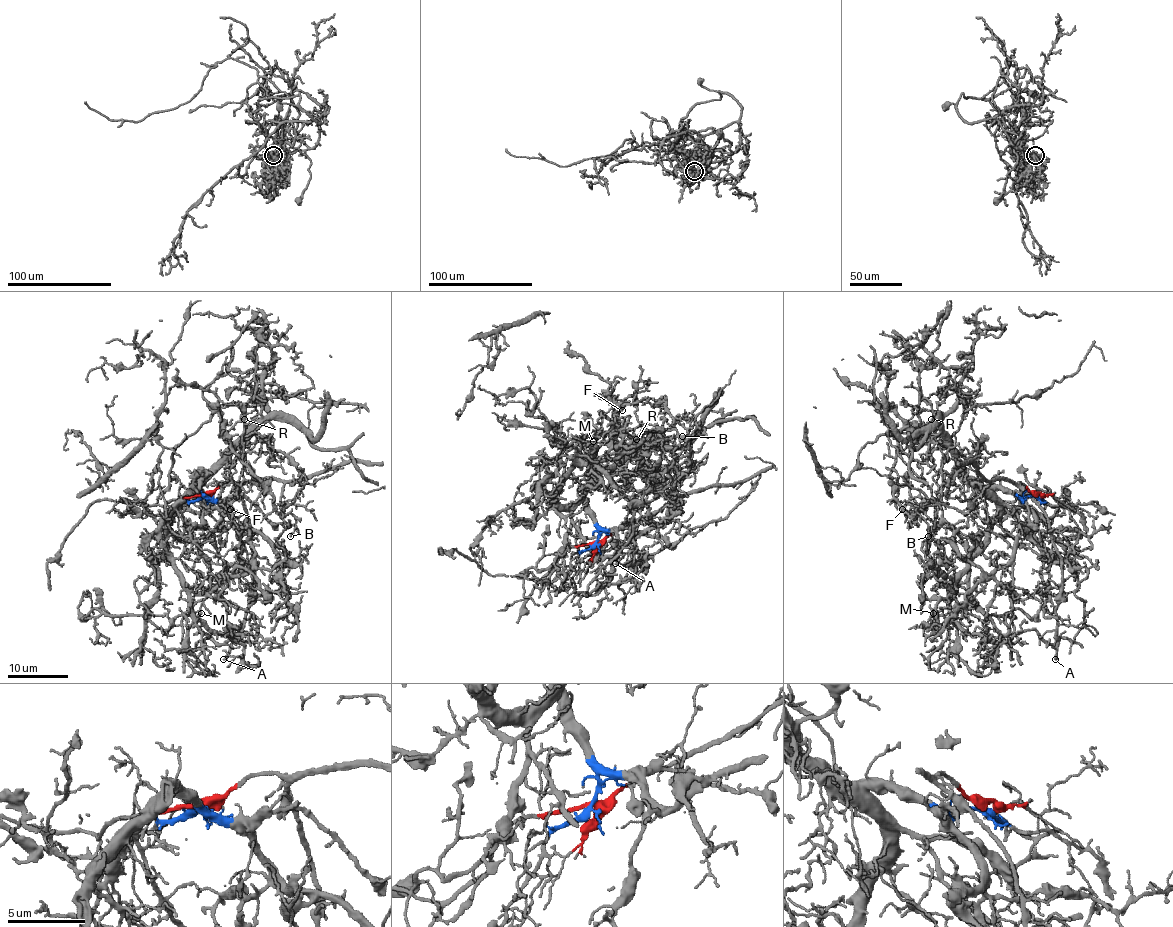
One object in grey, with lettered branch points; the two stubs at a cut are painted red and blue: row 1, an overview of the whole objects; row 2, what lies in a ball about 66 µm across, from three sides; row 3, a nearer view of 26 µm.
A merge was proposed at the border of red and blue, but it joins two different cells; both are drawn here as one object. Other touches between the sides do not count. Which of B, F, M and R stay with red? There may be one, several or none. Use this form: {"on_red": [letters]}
{"on_red": []}

